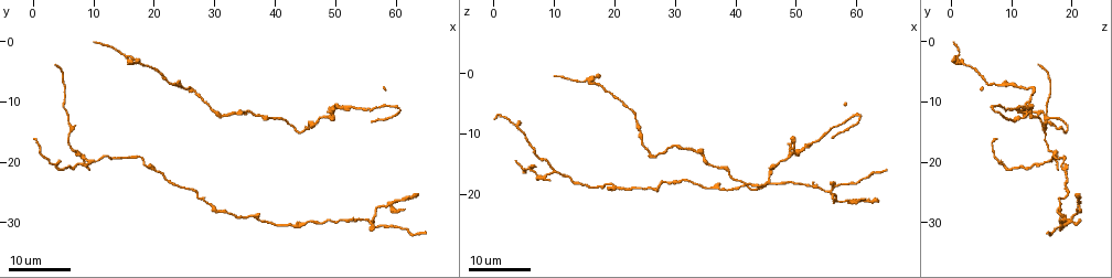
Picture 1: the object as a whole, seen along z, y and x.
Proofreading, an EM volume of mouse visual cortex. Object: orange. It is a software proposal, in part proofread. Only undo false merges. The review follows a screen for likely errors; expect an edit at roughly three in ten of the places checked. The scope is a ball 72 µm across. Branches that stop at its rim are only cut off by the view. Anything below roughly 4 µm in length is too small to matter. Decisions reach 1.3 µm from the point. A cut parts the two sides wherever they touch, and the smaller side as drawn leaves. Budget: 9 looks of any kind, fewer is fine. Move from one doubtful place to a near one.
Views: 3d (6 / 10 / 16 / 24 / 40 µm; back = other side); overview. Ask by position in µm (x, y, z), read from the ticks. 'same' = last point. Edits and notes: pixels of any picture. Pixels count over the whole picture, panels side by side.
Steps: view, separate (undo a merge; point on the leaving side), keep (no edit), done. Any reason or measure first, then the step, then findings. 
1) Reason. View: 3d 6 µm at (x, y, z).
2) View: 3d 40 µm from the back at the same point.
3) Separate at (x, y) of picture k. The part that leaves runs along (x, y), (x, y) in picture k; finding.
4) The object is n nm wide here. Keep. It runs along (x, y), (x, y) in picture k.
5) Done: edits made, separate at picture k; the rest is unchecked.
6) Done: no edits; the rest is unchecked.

View: 3d 16 µm at (25.5, 8.0, 13.5).

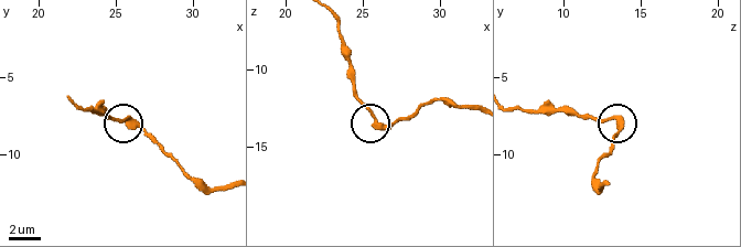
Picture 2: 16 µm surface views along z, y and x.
View: 3d 10 µm at (25.8, 7.6, 13.6).

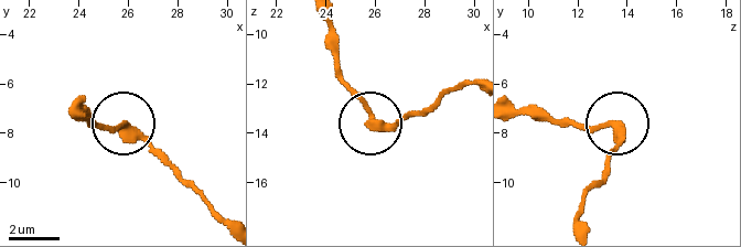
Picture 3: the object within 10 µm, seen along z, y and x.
The object is 340 nm wide here. Keep. One neuron here.

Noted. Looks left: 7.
Sudden change in width. View: 3d 24 µm at (37.5, 12.5, 16.0).

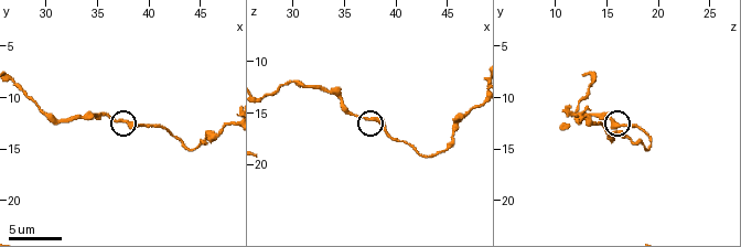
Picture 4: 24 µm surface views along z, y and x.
View: 3d 6 µm at (37.4, 12.2, 15.8).

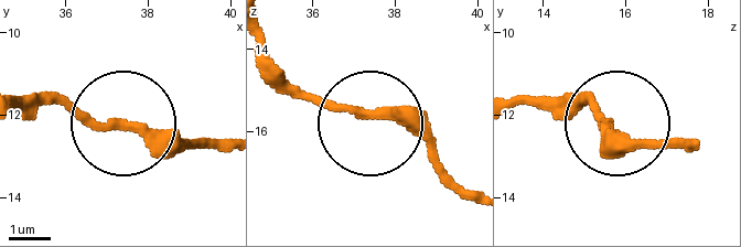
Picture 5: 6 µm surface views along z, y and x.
View: 3d 6 µm from the back at (37.55, 12.25, 15.60).

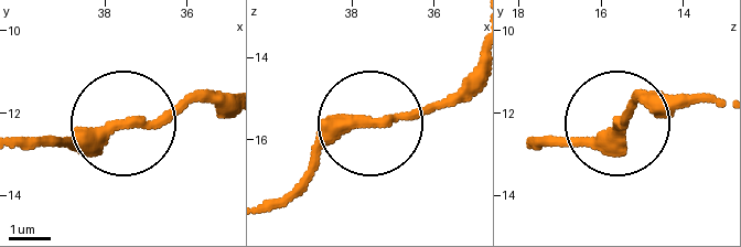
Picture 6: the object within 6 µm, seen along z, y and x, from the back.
Keep. Continuous, no second neuron.

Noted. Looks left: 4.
Calibre changes. View: 3d 16 µm at (44.0, 15.0, 18.8).

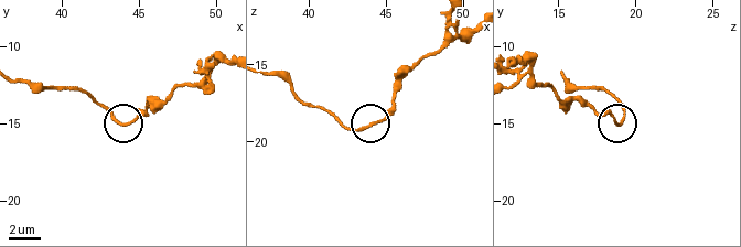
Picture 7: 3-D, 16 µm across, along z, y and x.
The object is 160 nm wide here. Keep. It runs along (565, 76), (601, 85), (624, 117), (618, 125), (599, 114) in picture 7; continuous, no second neuron.

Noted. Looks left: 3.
Four or more arms meet. View: 3d 16 µm at (49.5, 12.0, 12.5).

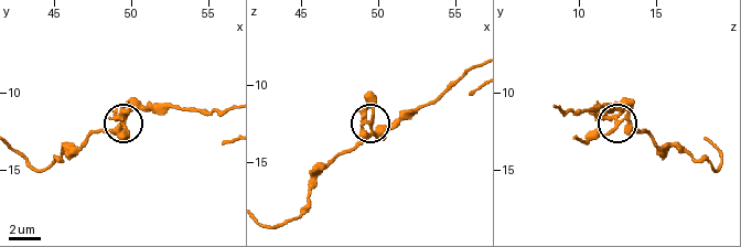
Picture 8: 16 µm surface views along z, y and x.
View: 3d 6 µm at (49.4, 11.8, 12.6).

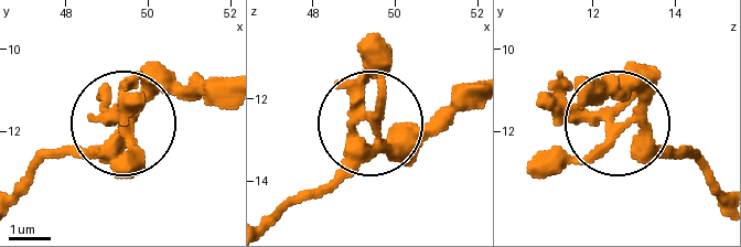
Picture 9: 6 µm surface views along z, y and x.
View: 3d 6 µm from the back at (49.45, 11.90, 12.60).

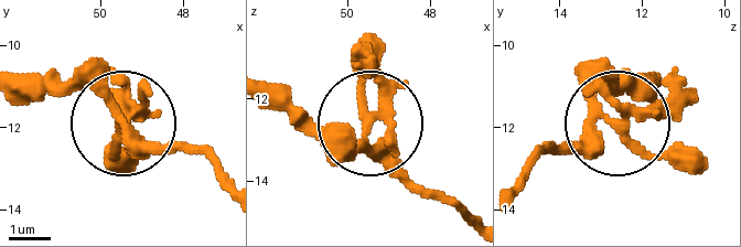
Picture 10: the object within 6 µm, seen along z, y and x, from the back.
The object is 260 nm wide here. Keep. It runs along (519, 181), (550, 150), (582, 146), (614, 125), (695, 167) in picture 10; continuous, no second neuron.

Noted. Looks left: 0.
Done: no edits; the rest is unchecked.

